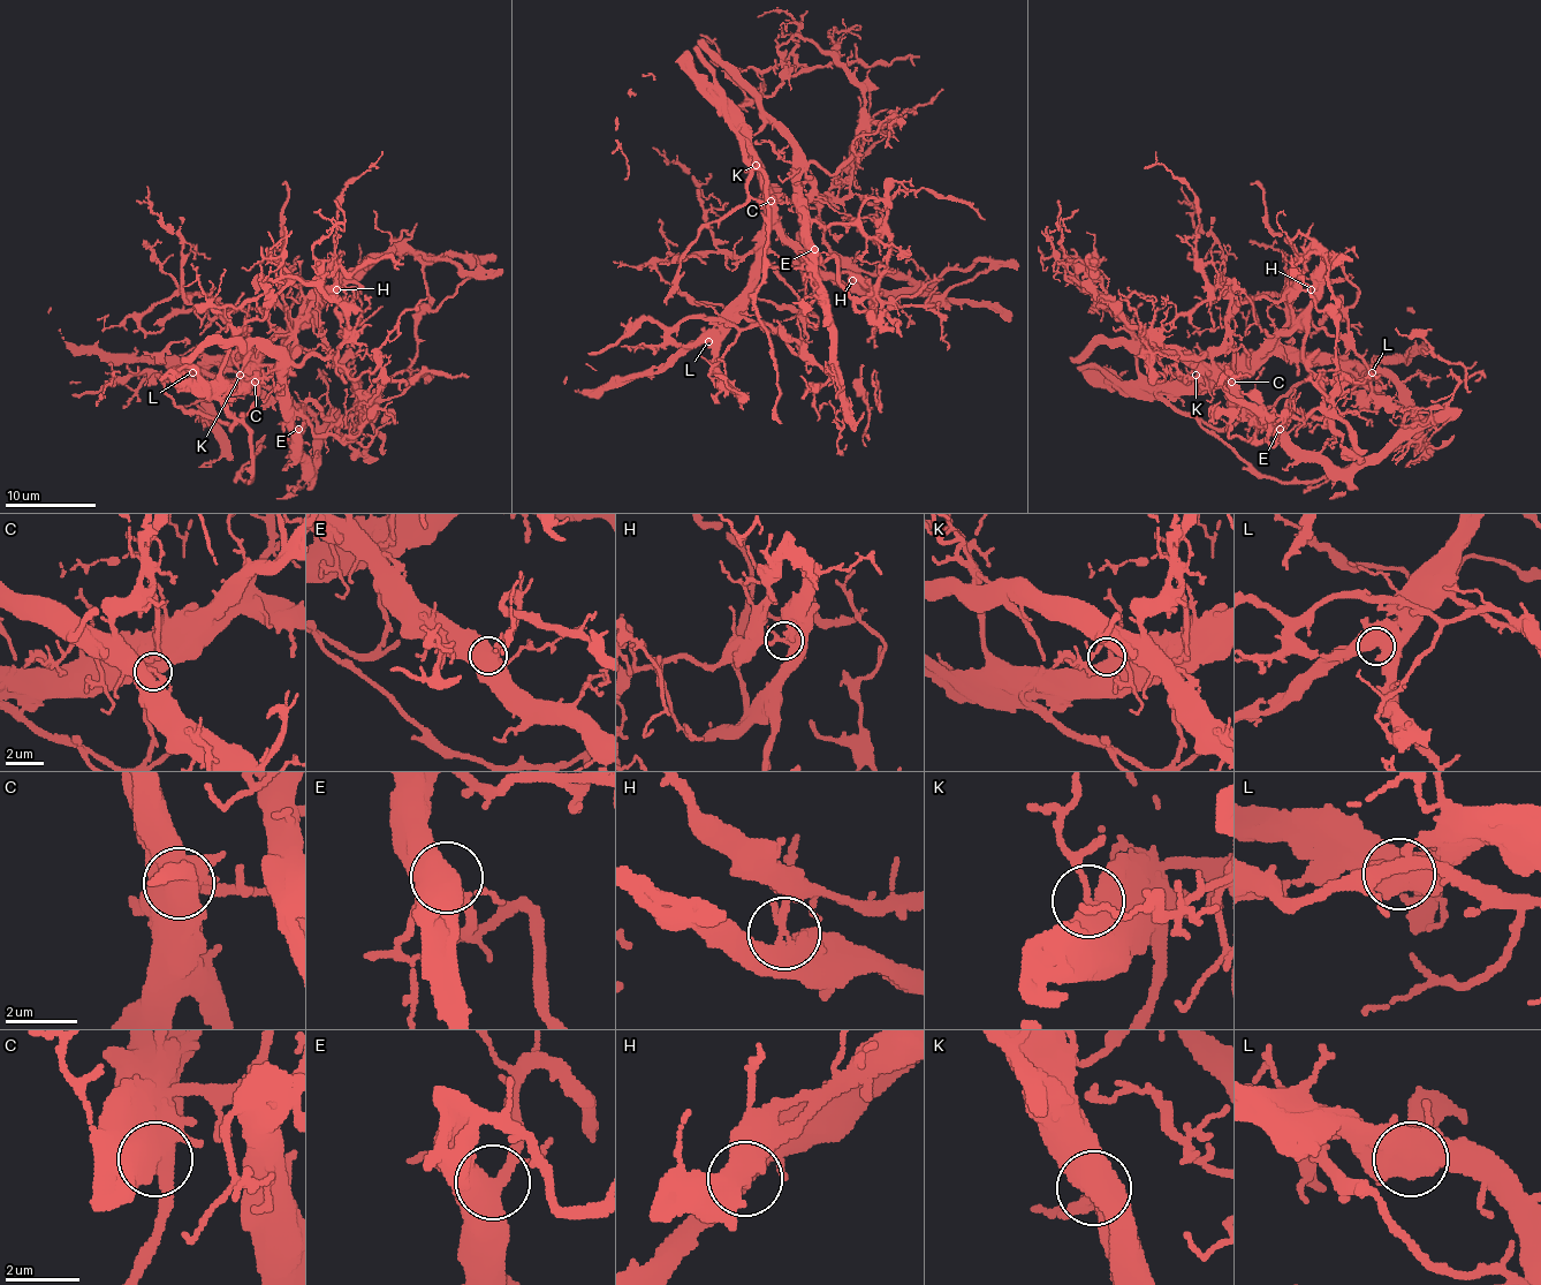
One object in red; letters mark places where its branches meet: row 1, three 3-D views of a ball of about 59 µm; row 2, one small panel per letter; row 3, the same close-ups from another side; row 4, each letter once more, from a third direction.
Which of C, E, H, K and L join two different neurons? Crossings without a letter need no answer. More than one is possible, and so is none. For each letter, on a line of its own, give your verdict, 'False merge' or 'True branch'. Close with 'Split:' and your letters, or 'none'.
C: False merge
E: True branch
H: False merge
K: True branch
L: True branch
Split: C, H

